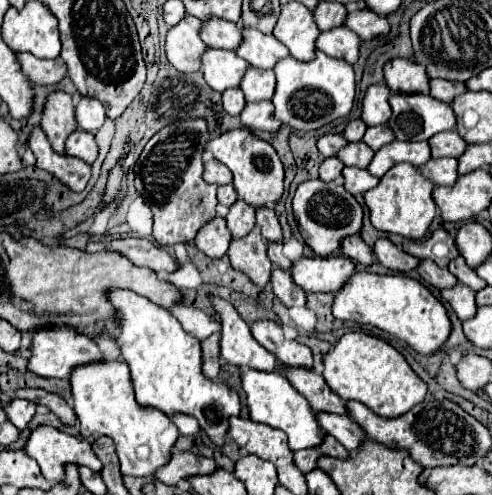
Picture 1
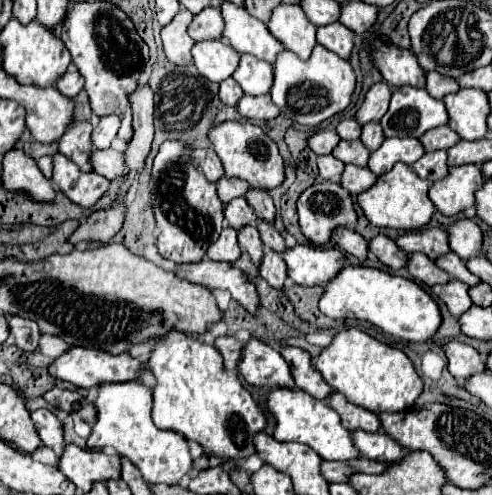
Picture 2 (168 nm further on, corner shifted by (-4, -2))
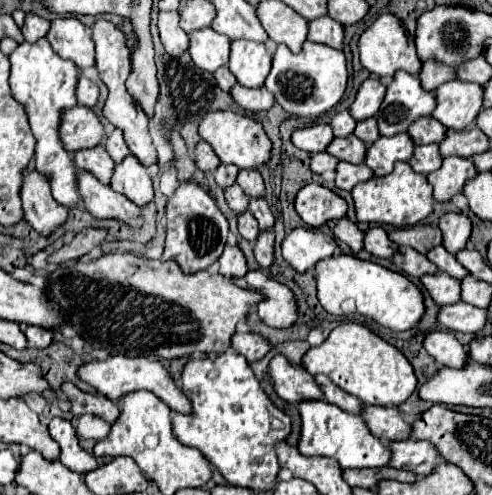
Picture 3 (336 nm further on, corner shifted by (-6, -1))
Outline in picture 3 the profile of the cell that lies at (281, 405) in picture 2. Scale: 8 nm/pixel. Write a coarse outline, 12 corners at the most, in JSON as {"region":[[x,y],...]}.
{"region":[[306,400],[302,456],[384,468],[390,448],[360,416]]}

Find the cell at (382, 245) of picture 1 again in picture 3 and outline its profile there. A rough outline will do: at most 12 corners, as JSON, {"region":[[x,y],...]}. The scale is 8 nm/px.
{"region":[[376,226],[364,236],[364,248],[378,258],[390,258],[398,246]]}

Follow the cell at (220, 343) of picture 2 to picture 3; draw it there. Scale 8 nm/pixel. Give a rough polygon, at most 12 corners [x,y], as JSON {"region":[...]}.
{"region":[[254,332],[234,334],[232,348],[248,362],[260,360],[272,348]]}

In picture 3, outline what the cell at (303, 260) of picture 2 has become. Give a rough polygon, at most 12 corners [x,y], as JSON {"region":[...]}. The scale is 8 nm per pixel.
{"region":[[294,228],[282,256],[296,272],[334,252],[334,238],[318,228]]}

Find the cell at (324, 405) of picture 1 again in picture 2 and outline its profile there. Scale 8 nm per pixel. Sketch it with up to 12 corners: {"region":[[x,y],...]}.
{"region":[[340,393],[328,405],[340,415],[342,425],[380,431],[378,415],[352,405]]}

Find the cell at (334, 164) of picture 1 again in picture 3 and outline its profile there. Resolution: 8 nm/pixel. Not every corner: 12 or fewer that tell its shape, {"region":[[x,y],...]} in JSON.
{"region":[[328,152],[310,154],[310,170],[336,170],[338,158]]}

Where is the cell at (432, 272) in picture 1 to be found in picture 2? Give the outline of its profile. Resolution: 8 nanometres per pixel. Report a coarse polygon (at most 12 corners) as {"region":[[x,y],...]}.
{"region":[[410,255],[406,269],[426,285],[450,281],[428,255]]}

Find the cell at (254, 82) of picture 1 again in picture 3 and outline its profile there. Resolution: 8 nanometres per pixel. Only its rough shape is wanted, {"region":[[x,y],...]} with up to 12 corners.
{"region":[[232,40],[228,68],[242,86],[258,88],[272,56],[262,42]]}

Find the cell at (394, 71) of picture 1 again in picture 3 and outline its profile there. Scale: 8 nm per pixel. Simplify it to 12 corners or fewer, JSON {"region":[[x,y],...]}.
{"region":[[380,14],[358,38],[360,64],[390,80],[418,74],[400,18]]}

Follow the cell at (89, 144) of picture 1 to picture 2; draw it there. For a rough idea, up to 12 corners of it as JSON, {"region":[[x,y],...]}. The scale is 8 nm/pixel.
{"region":[[112,147],[92,149],[90,165],[106,179],[124,175],[124,159]]}

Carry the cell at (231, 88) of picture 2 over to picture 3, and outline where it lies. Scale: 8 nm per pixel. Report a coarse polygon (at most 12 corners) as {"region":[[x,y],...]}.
{"region":[[220,66],[214,78],[222,90],[230,90],[236,78],[228,66]]}

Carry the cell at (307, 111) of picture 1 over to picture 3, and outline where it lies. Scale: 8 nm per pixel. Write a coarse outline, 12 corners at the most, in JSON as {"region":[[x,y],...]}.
{"region":[[304,42],[278,44],[264,86],[294,116],[334,108],[346,58]]}

